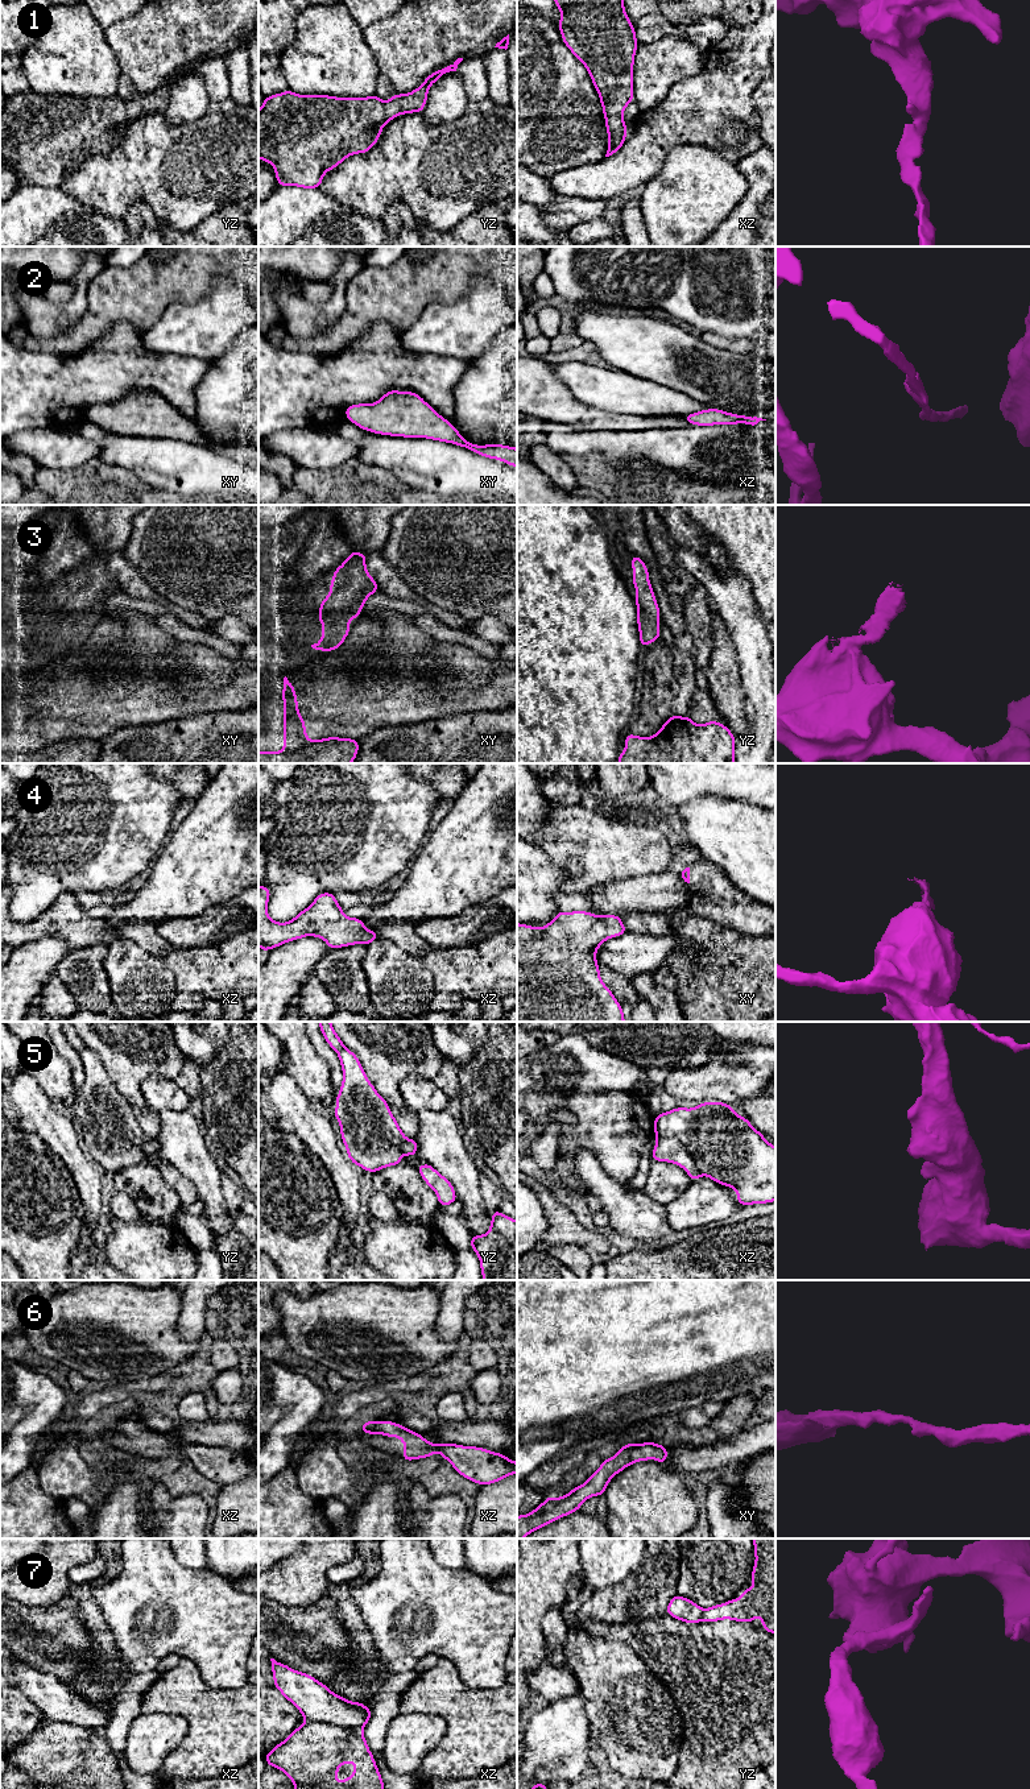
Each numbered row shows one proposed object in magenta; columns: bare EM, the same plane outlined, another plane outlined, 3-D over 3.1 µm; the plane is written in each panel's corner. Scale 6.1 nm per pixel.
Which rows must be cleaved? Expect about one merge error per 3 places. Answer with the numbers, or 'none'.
5, 7

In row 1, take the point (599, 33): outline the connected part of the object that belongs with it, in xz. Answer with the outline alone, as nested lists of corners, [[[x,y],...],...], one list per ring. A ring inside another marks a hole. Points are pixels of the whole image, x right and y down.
[[[555,0],[560,9],[558,28],[562,41],[586,66],[597,90],[608,133],[605,157],[619,152],[626,138],[622,112],[633,102],[633,65],[638,46],[636,30],[624,8],[624,0]]]

